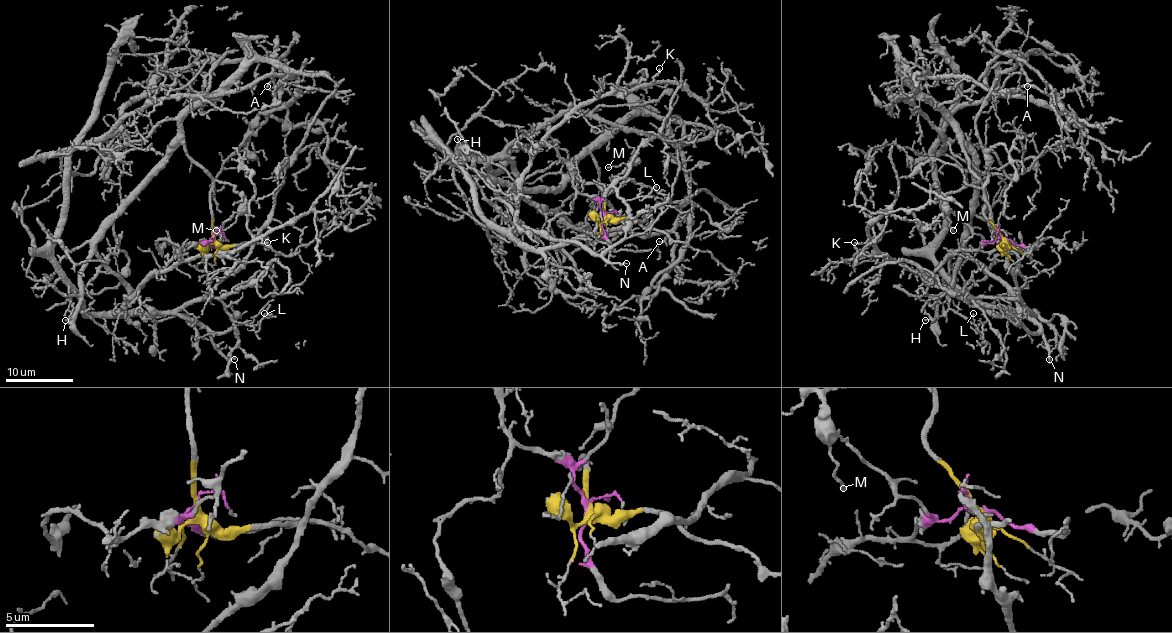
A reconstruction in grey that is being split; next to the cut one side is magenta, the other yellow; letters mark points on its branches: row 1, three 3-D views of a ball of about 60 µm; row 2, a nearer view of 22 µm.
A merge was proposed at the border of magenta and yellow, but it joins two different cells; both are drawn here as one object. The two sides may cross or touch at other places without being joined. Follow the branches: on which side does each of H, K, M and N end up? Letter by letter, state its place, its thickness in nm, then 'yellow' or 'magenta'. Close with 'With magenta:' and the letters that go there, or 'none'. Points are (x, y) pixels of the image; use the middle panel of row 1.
H: at (457, 139); 90 nm thick; yellow
K: at (659, 68); 80 nm thick; magenta
M: at (608, 167); 130 nm thick; yellow
N: at (626, 263); 110 nm thick; yellow
With magenta: K

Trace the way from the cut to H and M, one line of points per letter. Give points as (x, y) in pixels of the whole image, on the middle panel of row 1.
H: (604, 217), (604, 194), (594, 184), (573, 176), (561, 187), (497, 184), (474, 167), (474, 155), (457, 139)
M: (604, 217), (603, 197), (603, 201), (625, 182), (626, 169), (635, 160), (608, 167)

